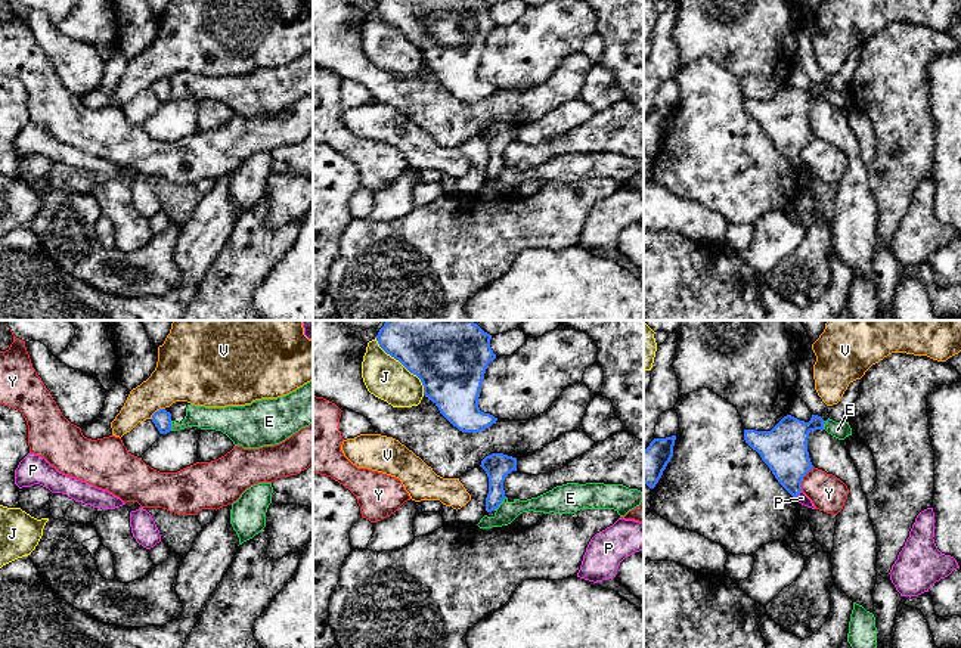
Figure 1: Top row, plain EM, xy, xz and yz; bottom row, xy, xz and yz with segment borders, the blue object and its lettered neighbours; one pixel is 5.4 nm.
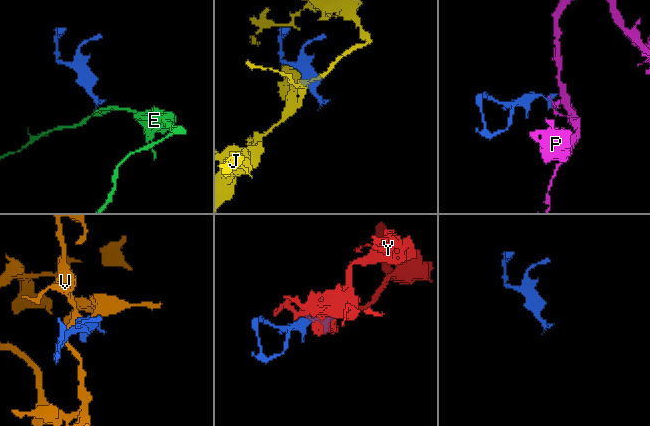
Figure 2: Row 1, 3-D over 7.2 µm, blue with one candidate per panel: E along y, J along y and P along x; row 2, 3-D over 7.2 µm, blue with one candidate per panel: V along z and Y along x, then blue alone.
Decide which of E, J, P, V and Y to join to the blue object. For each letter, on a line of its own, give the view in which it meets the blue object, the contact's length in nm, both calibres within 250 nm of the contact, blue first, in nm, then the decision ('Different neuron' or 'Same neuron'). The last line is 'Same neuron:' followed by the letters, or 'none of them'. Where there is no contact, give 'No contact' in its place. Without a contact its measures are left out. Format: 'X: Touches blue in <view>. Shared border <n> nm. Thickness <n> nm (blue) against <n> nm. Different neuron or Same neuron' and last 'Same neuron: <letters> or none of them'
E: Touches blue in xz. Shared border 100 nm. Thickness 140 nm (blue) against 110 nm. Different neuron
J: Touches blue in xz. Shared border 420 nm. Thickness 480 nm (blue) against 220 nm. Different neuron
P: Touches blue in yz. Shared border 50 nm. Thickness 240 nm (blue) against 60 nm. Different neuron
V: Touches blue in xy. Shared border 100 nm. Thickness 100 nm (blue) against 300 nm. Different neuron
Y: Touches blue in yz. Shared border 150 nm. Thickness 260 nm (blue) against 200 nm. Different neuron
Same neuron: none of them

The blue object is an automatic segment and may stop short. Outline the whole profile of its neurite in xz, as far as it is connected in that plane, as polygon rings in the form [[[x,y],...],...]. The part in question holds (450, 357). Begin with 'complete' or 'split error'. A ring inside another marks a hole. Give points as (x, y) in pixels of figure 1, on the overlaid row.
complete; [[[387,320],[375,337],[379,347],[399,360],[424,385],[424,396],[462,432],[480,432],[497,418],[478,407],[486,369],[496,359],[492,335],[472,320]]]

